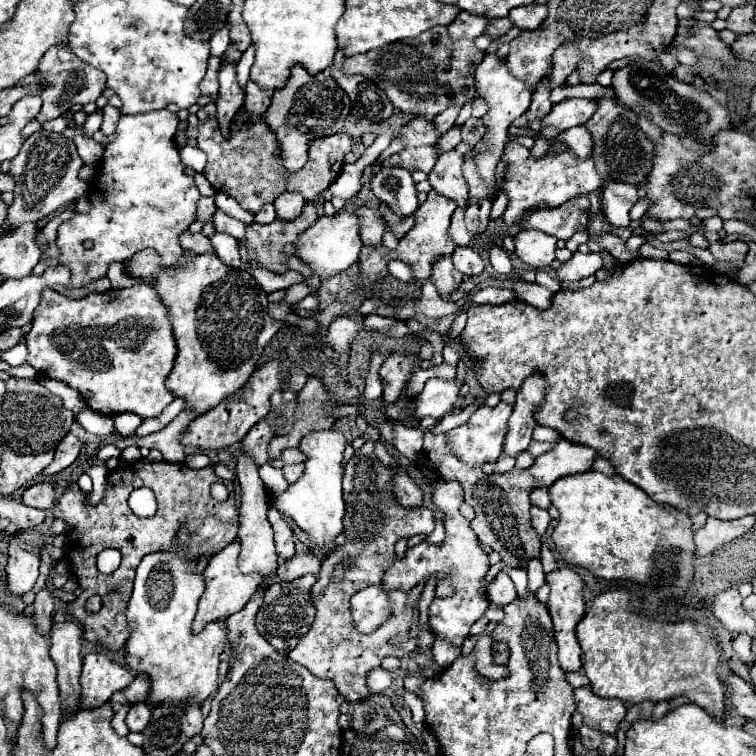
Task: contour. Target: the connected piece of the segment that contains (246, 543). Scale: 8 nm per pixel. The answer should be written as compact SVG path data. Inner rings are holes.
M240 448L238 456L236 456L236 478L242 490L242 506L240 506L240 530L238 530L238 540L242 544L240 550L240 572L250 574L250 572L260 572L264 576L272 574L278 566L276 566L276 550L274 550L274 534L272 534L272 526L266 518L268 512L268 496L266 496L266 488L258 476L260 466L248 458L248 454Z

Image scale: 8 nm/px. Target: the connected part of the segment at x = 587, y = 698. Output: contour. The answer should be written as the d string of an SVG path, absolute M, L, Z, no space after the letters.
M580 686L574 690L578 712L584 716L584 724L592 728L600 728L606 734L614 734L618 724L626 716L626 706L618 698L600 698L590 692L588 686Z

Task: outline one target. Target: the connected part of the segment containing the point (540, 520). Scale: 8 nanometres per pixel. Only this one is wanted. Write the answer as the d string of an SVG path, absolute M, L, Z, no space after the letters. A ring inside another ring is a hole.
M532 508L532 528L536 530L538 536L542 536L542 534L546 532L548 524L550 524L550 516L548 516L548 512L542 510L542 508Z

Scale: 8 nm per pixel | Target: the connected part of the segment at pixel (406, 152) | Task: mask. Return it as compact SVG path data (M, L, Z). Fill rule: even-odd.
M424 116L412 118L402 130L402 140L406 148L400 154L384 160L382 166L402 166L410 172L422 170L428 174L438 158L440 132L436 132L436 124Z

